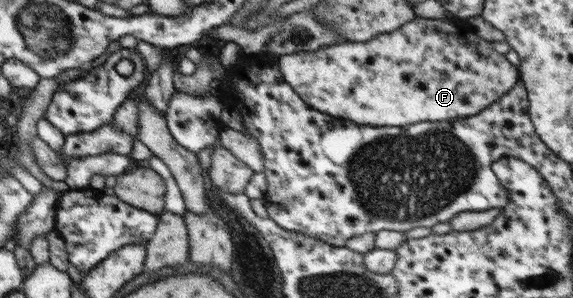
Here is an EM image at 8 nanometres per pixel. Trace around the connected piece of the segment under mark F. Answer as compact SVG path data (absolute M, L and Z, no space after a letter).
M415 17L411 21L404 23L395 31L377 34L369 41L349 41L339 42L330 46L323 46L317 51L299 51L291 55L282 55L279 58L278 71L282 74L286 83L289 83L293 91L299 95L307 105L313 109L325 113L331 117L349 120L357 125L367 125L369 127L413 127L423 121L455 121L477 115L493 102L504 96L519 81L518 69L505 57L504 54L495 51L493 44L480 38L475 34L475 29L467 20L457 17L451 19L443 18L423 18Z

